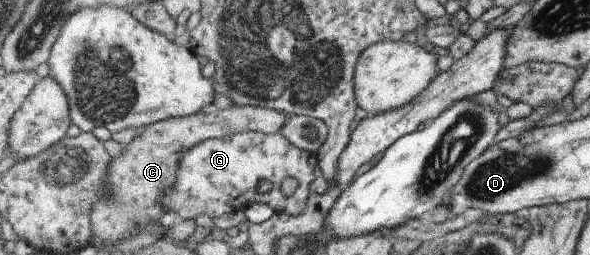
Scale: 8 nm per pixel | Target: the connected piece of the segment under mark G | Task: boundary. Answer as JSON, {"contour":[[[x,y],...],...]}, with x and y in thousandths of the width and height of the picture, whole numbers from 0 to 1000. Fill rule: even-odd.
{"contour":[[[420,510],[395,533],[353,541],[353,549],[339,557],[334,573],[325,573],[308,612],[308,631],[302,643],[302,706],[295,714],[292,737],[285,737],[281,757],[275,761],[275,808],[278,808],[278,824],[293,827],[303,863],[329,863],[339,839],[364,851],[392,827],[412,827],[429,796],[454,800],[471,839],[486,835],[503,847],[524,800],[525,761],[529,757],[525,729],[531,725],[536,702],[536,655],[539,651],[541,616],[536,600],[514,588],[508,573],[502,573],[478,518],[444,522]],[[485,698],[502,702],[507,722],[505,737],[490,769],[478,761],[478,714]],[[444,706],[458,706],[463,725],[461,741],[449,765],[437,753],[437,729],[441,729]]]}

